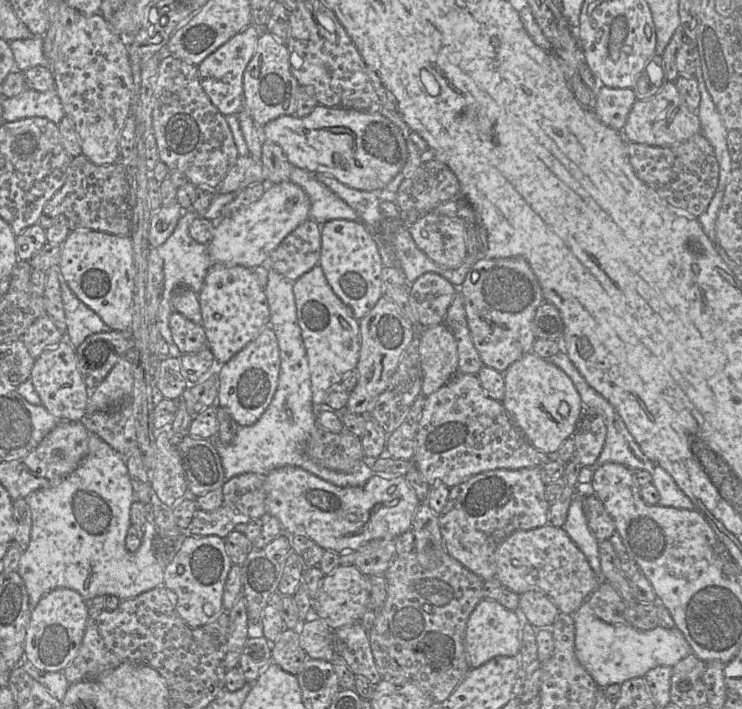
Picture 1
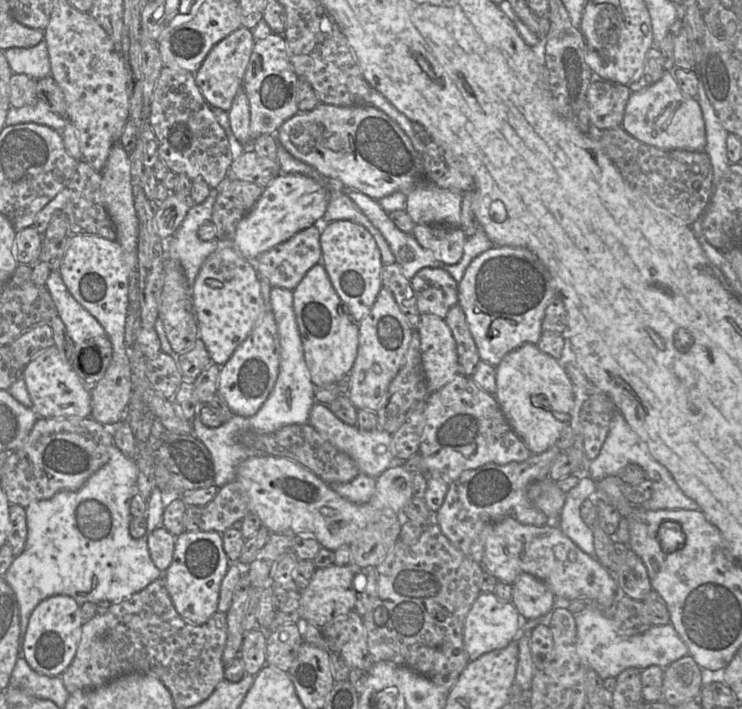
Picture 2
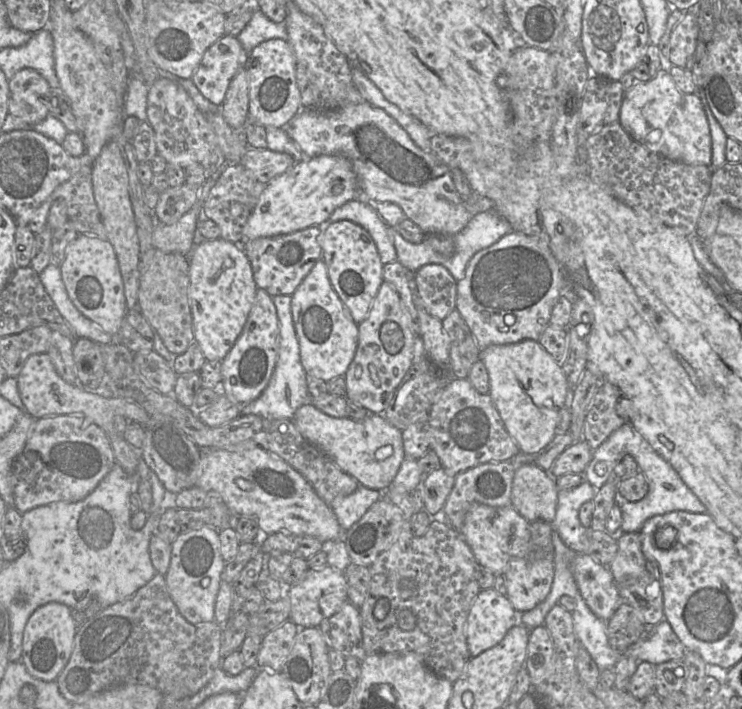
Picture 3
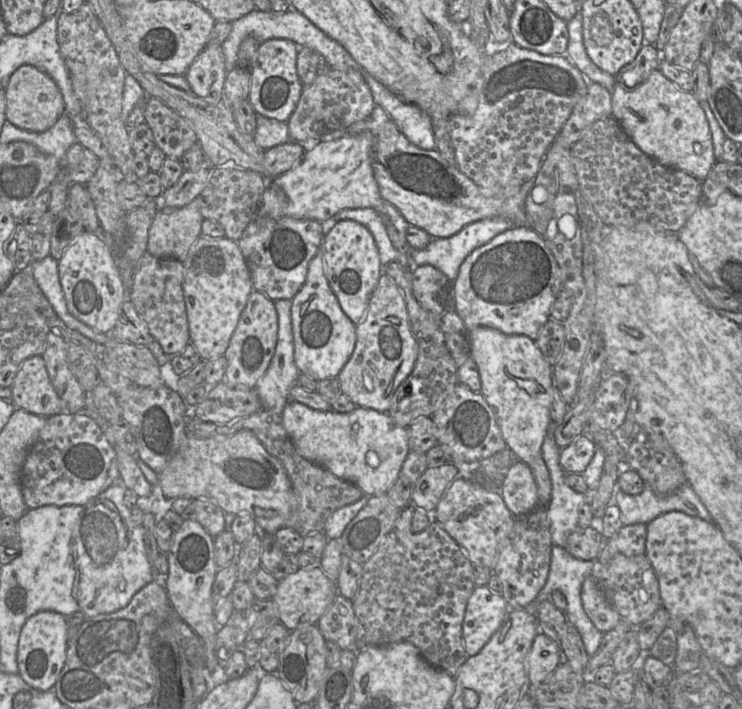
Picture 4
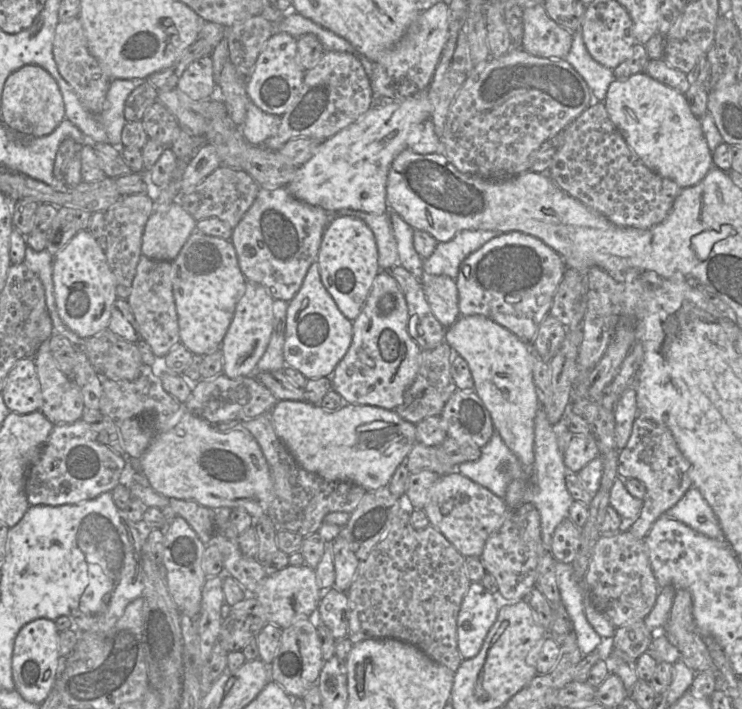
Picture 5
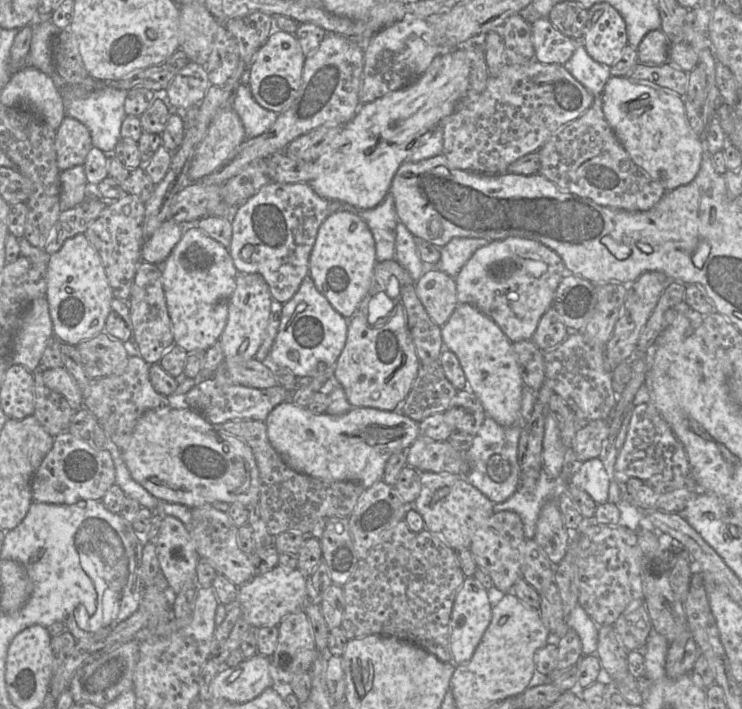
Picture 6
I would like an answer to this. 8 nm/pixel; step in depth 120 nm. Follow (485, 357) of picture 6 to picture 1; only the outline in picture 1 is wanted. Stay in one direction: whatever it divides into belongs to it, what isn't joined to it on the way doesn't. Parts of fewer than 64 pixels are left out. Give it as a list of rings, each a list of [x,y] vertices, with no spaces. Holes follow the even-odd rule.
[[[532,351],[512,363],[503,374],[505,395],[501,402],[512,422],[535,448],[549,456],[556,456],[562,443],[573,437],[583,410],[574,383],[550,360],[543,359]]]

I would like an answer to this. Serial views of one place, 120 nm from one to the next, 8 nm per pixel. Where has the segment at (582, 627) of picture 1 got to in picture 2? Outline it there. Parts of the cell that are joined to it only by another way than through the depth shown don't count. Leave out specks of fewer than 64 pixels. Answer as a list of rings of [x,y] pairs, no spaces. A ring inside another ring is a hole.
[[[583,610],[575,615],[577,630],[577,653],[584,665],[594,670],[603,680],[609,677],[615,677],[627,668],[638,668],[641,671],[645,668],[657,665],[666,668],[674,661],[689,654],[689,649],[680,638],[671,623],[665,625],[652,625],[646,632],[631,636],[623,637],[617,630],[616,625],[610,615],[603,610]]]

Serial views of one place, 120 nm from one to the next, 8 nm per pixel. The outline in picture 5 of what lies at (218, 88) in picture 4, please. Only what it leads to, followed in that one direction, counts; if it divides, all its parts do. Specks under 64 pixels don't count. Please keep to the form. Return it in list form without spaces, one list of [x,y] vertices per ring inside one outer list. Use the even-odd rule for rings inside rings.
[[[211,56],[192,62],[183,72],[176,87],[194,101],[208,99],[216,87]]]

